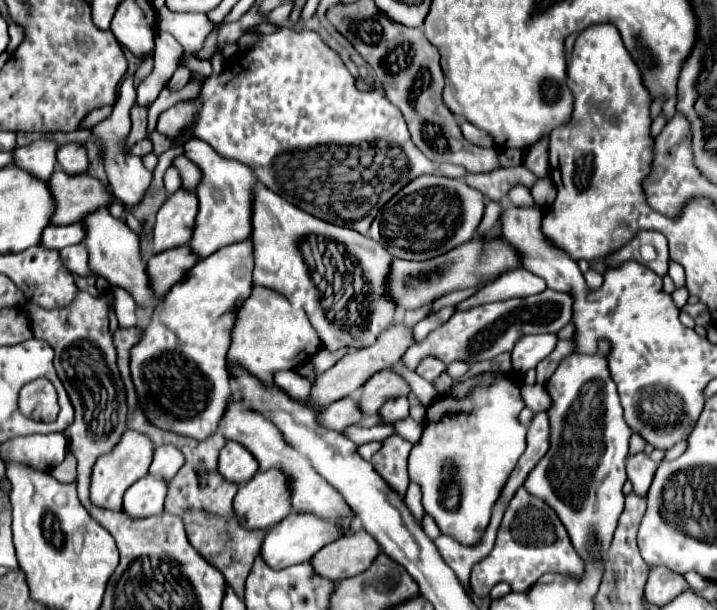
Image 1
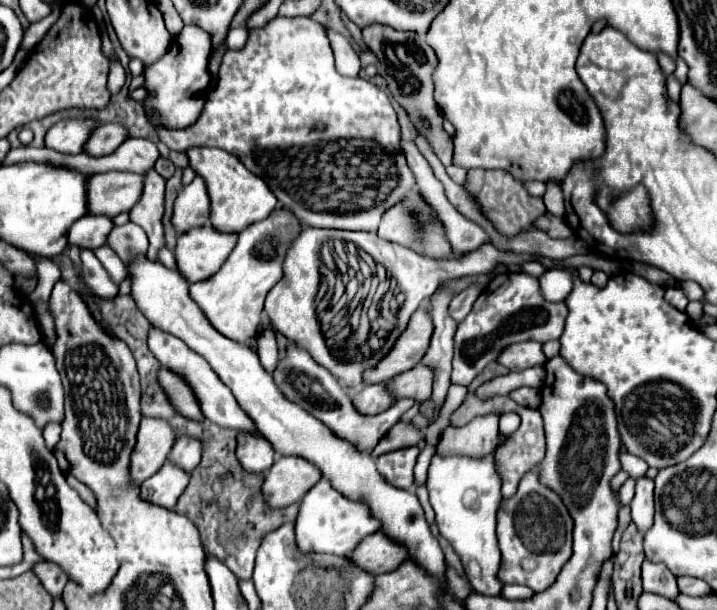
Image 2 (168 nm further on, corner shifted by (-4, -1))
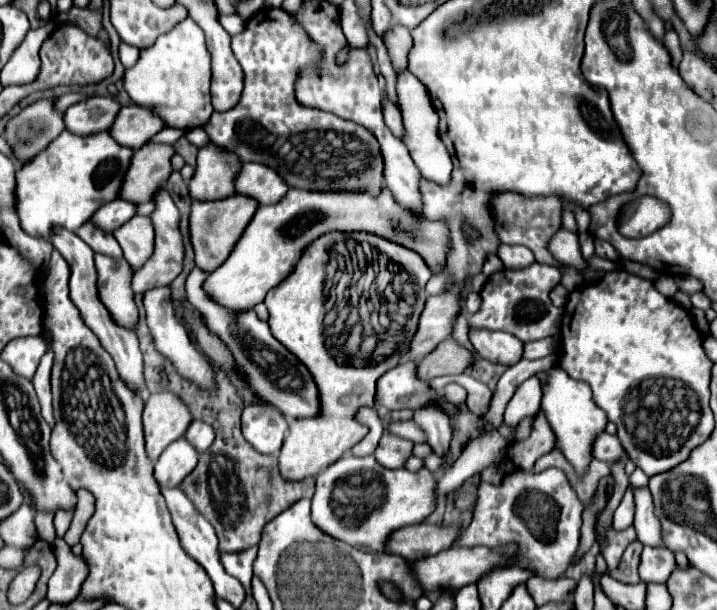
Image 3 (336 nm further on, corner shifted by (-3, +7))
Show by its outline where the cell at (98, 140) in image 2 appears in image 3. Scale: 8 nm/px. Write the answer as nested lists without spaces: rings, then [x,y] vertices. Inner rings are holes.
[[[130,105],[130,107],[122,107],[120,113],[116,115],[110,135],[120,145],[140,149],[162,127],[164,123],[150,109],[140,105]]]

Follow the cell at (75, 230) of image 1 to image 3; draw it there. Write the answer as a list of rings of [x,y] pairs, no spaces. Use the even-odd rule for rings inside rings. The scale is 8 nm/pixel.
[[[114,199],[112,203],[106,203],[104,207],[100,207],[100,211],[96,211],[96,215],[92,215],[92,223],[102,231],[112,233],[120,225],[124,225],[128,219],[132,219],[132,215],[134,215],[132,203]]]

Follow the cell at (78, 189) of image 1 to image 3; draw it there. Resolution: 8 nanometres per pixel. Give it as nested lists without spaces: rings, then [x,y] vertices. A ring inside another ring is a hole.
[[[148,143],[134,151],[132,163],[126,171],[124,183],[120,187],[118,199],[128,199],[128,203],[146,203],[152,199],[154,191],[162,187],[172,173],[170,157],[174,149],[170,145]]]

